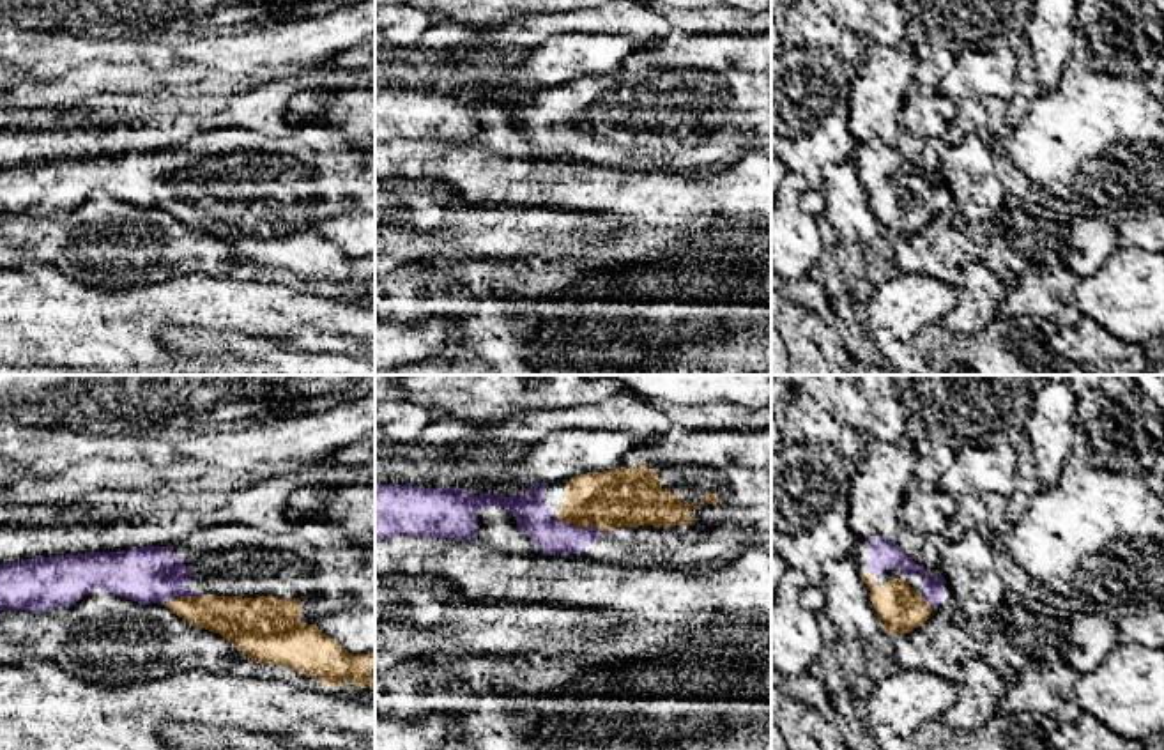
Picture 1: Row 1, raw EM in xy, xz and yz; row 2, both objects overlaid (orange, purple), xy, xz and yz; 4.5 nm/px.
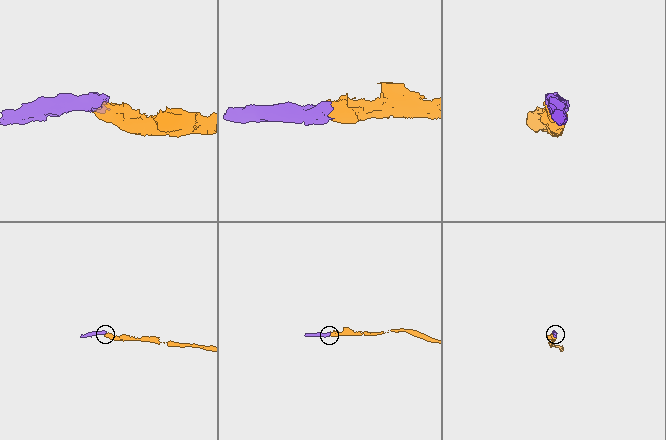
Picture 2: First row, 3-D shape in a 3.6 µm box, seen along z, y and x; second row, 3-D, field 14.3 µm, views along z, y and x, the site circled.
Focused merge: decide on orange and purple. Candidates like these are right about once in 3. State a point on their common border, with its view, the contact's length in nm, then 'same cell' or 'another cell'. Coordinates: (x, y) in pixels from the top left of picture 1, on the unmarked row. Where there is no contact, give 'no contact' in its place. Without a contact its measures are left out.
xz (588, 128) | 240 nm | same cell

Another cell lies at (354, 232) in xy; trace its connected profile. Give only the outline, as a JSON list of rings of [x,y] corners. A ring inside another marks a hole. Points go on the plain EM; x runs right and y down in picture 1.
[[[348,210],[317,223],[322,237],[334,242],[352,258],[375,256],[375,214]]]

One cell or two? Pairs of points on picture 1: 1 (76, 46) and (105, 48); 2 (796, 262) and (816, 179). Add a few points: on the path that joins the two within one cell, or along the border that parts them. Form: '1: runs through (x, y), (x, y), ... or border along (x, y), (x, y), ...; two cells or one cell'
1: runs through (84, 48), (98, 48); one cell
2: border along (789, 170), (807, 186); two cells

